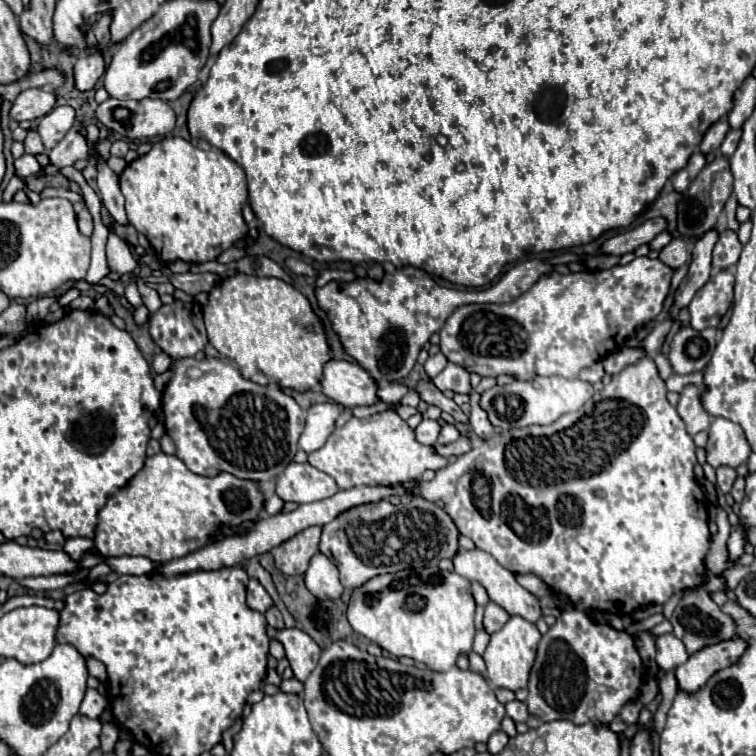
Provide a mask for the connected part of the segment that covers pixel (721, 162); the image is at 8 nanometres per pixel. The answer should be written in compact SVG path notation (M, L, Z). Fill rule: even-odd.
M718 155L712 163L708 163L694 183L688 187L688 195L682 195L682 199L676 205L678 211L678 233L688 239L700 239L706 231L714 229L718 215L724 209L724 203L728 201L732 193L732 173L730 173L730 163L724 155Z

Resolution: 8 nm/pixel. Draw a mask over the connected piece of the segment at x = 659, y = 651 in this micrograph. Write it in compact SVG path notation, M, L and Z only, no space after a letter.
M672 633L656 637L656 663L660 669L670 671L682 665L688 659L686 647L682 647L682 641L676 639Z

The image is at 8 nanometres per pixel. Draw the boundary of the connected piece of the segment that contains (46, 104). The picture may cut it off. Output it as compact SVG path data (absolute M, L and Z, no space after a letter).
M26 89L18 95L18 99L10 107L10 119L12 121L26 121L26 119L38 119L52 111L56 103L56 95L42 91L42 89Z

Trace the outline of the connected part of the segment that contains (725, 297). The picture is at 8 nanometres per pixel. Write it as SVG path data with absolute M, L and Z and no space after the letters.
M718 271L710 281L694 295L688 305L690 327L702 331L706 327L718 327L722 315L730 309L734 297L734 275L732 271Z

